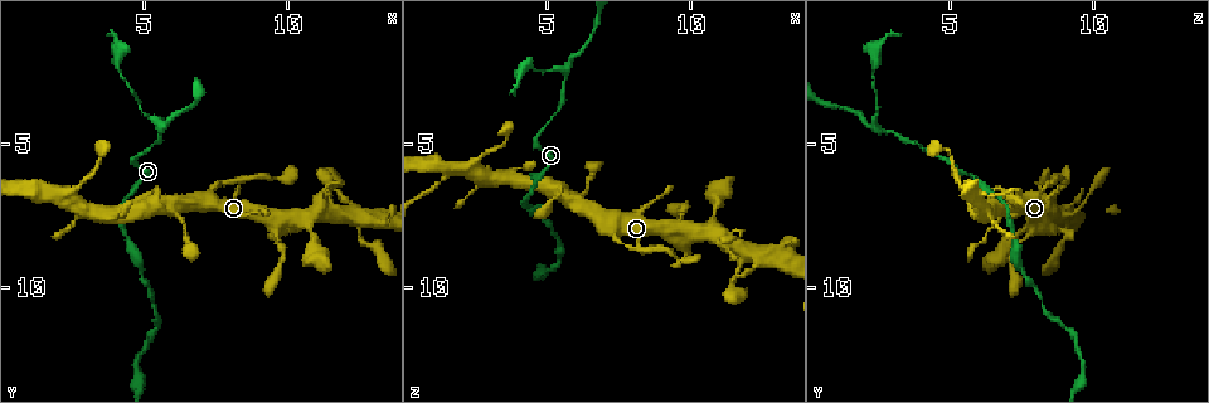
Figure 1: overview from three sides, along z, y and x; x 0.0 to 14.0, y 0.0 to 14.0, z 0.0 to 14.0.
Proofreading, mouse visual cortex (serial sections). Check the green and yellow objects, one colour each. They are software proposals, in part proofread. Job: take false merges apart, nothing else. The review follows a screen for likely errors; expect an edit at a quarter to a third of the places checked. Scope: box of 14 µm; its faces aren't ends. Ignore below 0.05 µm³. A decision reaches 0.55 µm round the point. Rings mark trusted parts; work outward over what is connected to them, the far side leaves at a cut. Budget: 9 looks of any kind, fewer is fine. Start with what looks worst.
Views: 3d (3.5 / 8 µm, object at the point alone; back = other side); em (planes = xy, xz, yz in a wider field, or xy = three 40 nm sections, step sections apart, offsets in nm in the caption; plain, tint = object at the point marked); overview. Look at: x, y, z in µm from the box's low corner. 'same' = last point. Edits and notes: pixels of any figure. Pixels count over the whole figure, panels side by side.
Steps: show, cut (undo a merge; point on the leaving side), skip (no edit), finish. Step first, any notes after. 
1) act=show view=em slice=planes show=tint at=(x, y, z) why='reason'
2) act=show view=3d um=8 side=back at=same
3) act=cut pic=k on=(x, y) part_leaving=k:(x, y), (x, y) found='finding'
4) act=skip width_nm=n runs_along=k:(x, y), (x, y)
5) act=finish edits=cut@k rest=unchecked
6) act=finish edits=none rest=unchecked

act=show view=3d um=3.5 at=(5.7, 4.3, 2.4) why='a fork'

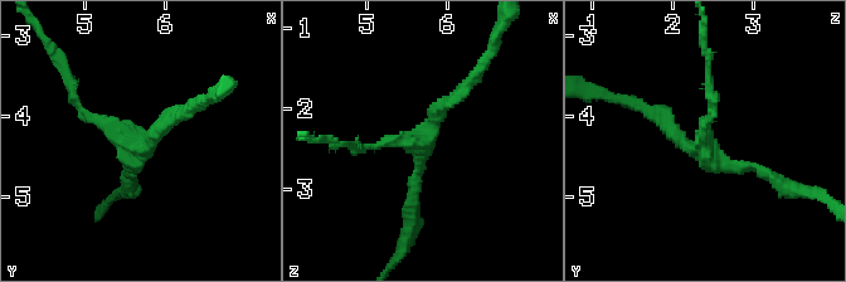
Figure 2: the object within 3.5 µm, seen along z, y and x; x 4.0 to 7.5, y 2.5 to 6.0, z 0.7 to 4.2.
act=show view=em slice=xy step=3 show=tint at=(5.60, 4.35, 2.40) arms=3 arm_widths_nm=100,150,200 why='need the tissue'

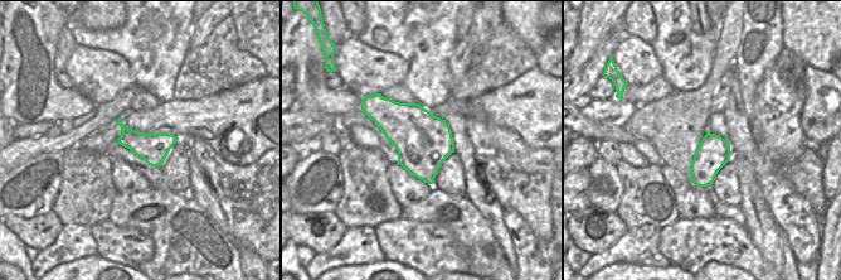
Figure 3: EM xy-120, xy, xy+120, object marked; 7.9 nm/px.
act=show view=em slice=xy step=1 show=tint at=same

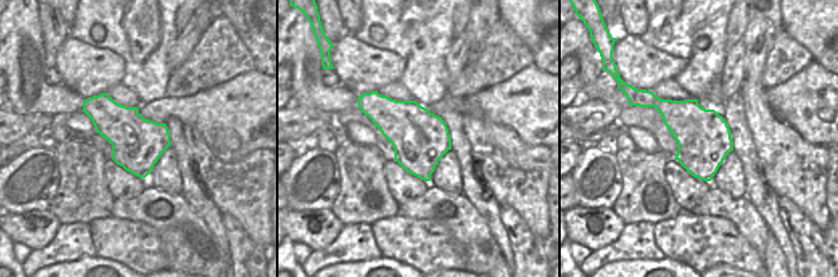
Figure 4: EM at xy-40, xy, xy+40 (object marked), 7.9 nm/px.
act=skip runs_along=2:(774, 179), (715, 160), (713, 93) found='all the same cell'

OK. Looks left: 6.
act=show view=3d um=3.5 at=(8.3, 6.5, 8.6) why='thin neck'

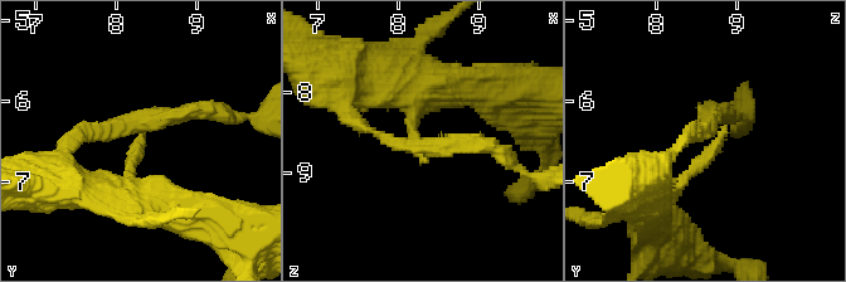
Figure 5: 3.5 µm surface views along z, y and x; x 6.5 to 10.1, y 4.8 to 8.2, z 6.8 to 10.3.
act=show view=em slice=planes show=tint at=(8.30, 6.40, 8.70) arm_widths_nm=200,200

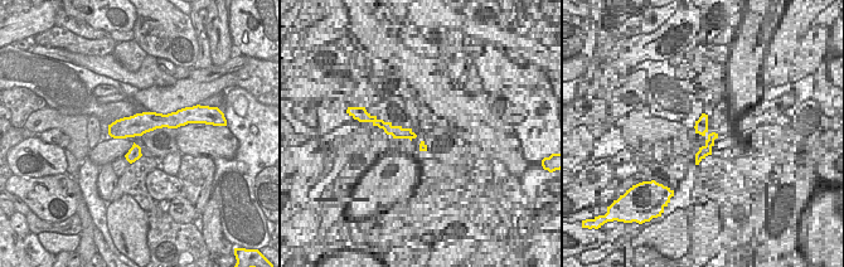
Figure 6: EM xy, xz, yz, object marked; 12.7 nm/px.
act=skip runs_along=6:(176, 124), (146, 121), (111, 131) found='continuous, no second cell'

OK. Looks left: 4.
act=show view=3d um=3.5 at=(5.6, 7.1, 6.7) why='looks like a crossing'

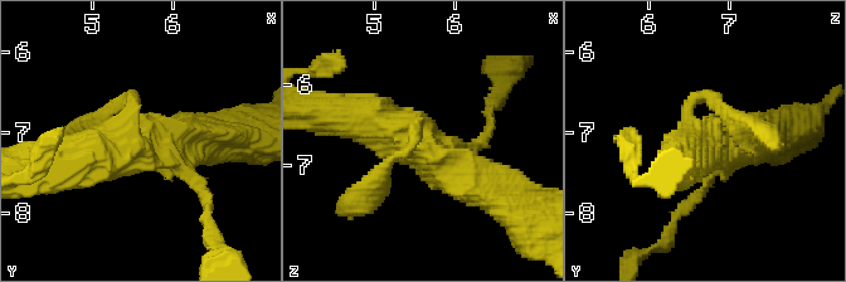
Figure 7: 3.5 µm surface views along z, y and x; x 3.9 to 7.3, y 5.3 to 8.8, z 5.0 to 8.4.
act=show view=em slice=xy step=1 show=plain at=(5.50, 7.15, 6.70) why='shape alone is not enough'

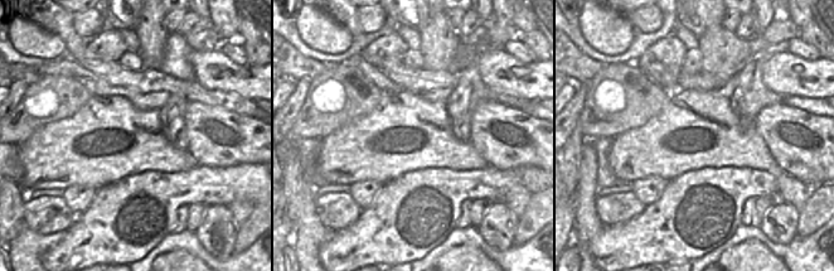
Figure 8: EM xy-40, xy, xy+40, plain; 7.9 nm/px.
act=show view=em slice=xy step=1 show=tint at=same why='with the object marked'

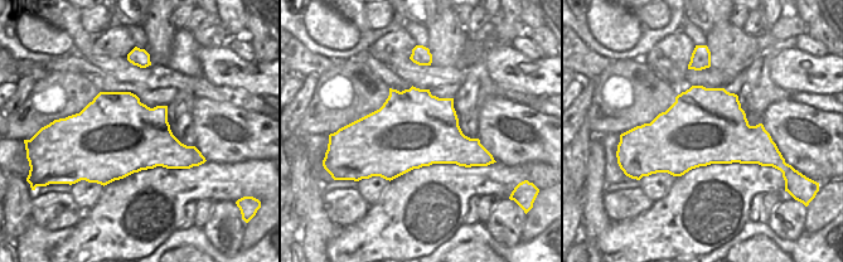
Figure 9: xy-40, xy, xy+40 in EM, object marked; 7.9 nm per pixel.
act=skip runs_along=7:(484, 189), (375, 121), (340, 115) found='one cell here'

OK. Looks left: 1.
act=finish edits=none rest=unchecked

